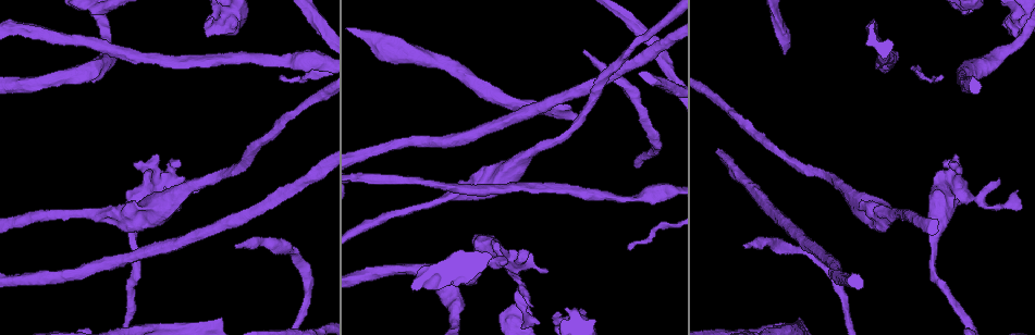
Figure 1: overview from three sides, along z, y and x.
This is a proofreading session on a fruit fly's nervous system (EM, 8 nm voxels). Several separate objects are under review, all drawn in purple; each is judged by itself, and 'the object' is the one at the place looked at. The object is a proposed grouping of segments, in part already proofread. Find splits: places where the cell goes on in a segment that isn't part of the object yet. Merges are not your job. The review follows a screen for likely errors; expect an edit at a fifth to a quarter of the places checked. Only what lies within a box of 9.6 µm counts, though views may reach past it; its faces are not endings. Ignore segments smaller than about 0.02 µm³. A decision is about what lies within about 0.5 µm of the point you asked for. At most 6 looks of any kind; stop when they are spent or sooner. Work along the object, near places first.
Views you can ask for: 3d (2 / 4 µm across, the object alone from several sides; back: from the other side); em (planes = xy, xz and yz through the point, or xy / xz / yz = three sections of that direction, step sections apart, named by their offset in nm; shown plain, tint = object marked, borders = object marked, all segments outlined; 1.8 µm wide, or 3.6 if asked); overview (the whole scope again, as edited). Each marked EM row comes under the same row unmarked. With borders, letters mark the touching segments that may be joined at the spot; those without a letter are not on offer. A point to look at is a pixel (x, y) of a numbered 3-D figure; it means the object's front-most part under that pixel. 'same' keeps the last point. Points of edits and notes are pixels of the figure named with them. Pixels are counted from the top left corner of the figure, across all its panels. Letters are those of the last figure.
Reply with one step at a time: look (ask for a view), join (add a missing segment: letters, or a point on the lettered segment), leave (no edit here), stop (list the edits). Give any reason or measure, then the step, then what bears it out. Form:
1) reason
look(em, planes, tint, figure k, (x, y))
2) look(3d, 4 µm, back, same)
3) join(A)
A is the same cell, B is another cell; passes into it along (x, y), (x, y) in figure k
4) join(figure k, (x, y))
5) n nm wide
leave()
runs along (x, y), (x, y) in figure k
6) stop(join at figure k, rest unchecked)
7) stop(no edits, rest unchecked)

free end
look(3d, 2 µm, figure 1, (236, 245))

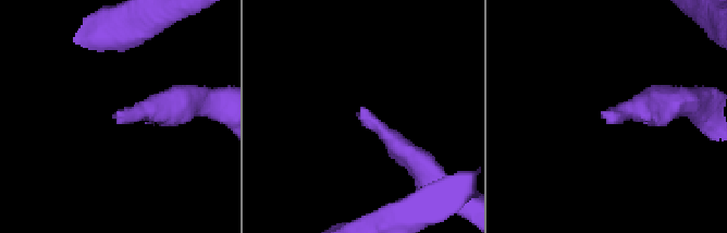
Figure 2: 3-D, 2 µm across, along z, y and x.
look(em, 3.6 µm, planes, borders, figure 2, (601, 113))

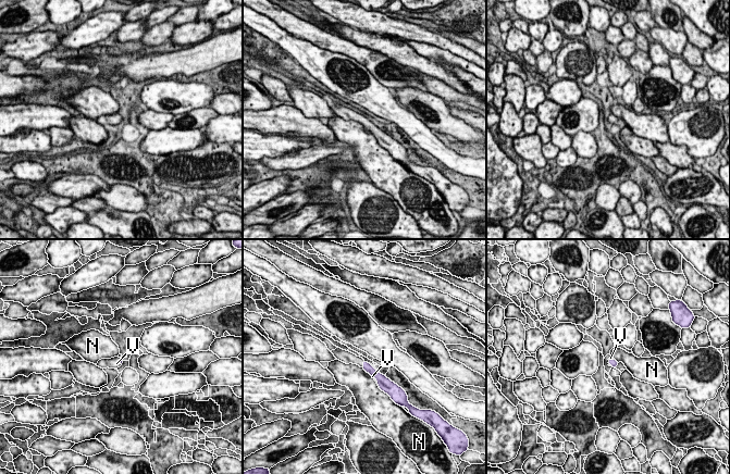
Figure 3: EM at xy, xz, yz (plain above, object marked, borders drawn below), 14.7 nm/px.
join(V)
V is the same cell, N is another cell; it goes on there

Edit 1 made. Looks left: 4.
look(overview)

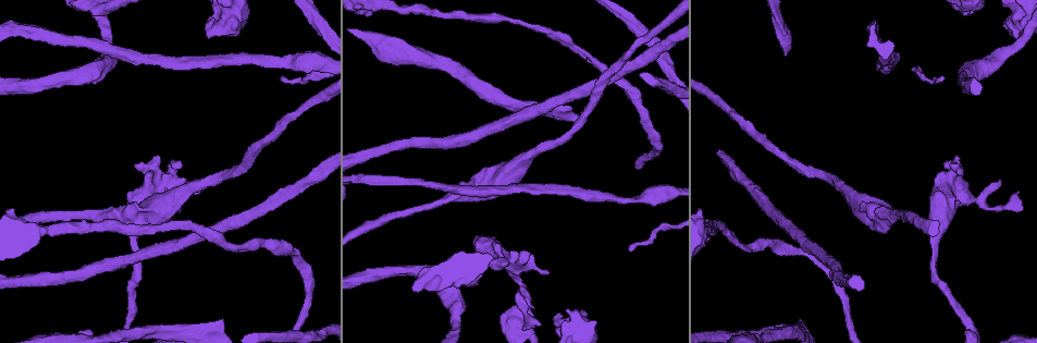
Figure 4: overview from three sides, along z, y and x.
branch stops here
look(3d, 2 µm, figure 4, (801, 319))

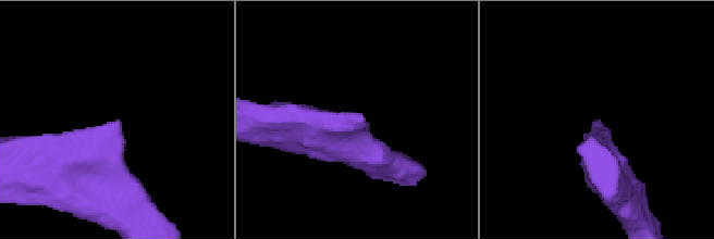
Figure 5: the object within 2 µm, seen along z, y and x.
look(em, planes, borders, figure 5, (598, 122))

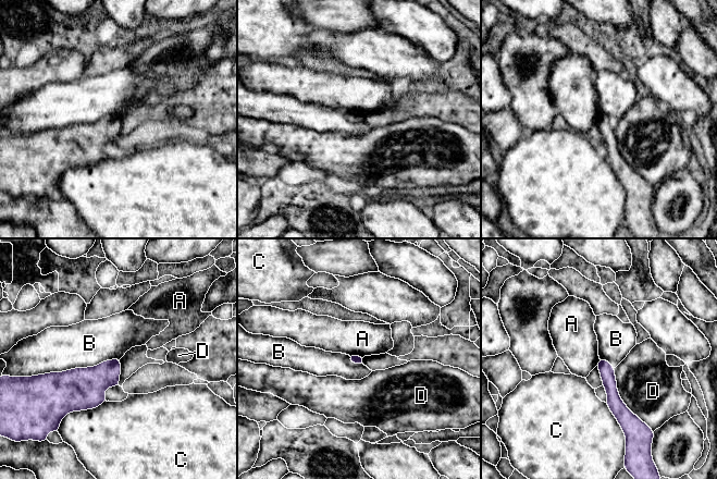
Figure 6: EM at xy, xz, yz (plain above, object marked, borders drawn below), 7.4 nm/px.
leave()
A, B, C and D are other cells; runs along (602, 361), (614, 402), (626, 421) in figure 6; none of them fits

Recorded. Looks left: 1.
stop(join at figure 3, rest unchecked)

